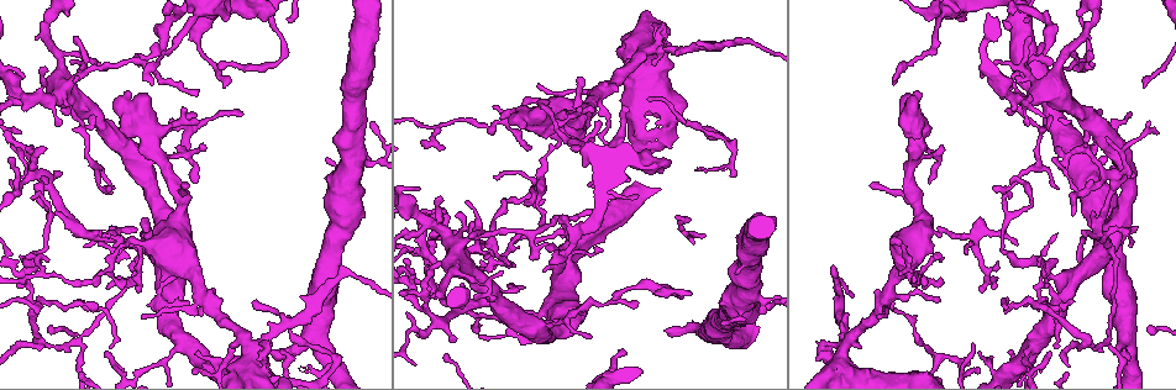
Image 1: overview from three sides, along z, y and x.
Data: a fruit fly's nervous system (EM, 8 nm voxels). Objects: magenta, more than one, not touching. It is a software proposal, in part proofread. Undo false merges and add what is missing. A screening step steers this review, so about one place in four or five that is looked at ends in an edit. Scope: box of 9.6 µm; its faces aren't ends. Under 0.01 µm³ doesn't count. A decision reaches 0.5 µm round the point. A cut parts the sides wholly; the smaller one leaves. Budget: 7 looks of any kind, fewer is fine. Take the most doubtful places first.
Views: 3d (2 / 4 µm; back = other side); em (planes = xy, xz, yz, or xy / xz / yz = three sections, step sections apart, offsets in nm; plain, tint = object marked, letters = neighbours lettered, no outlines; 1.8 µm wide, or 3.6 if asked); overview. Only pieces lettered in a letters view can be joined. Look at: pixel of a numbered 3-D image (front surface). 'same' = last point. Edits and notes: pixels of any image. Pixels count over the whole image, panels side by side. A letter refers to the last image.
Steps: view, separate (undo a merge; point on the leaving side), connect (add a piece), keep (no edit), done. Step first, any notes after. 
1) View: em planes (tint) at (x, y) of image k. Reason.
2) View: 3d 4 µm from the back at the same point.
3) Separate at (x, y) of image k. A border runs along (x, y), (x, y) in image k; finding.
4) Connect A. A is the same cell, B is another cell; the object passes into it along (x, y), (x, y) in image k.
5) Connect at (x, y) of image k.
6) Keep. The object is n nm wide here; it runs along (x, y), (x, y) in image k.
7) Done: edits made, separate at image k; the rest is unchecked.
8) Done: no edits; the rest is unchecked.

View: 3d 4 µm at (253, 361) of image 1. Sudden change in width.

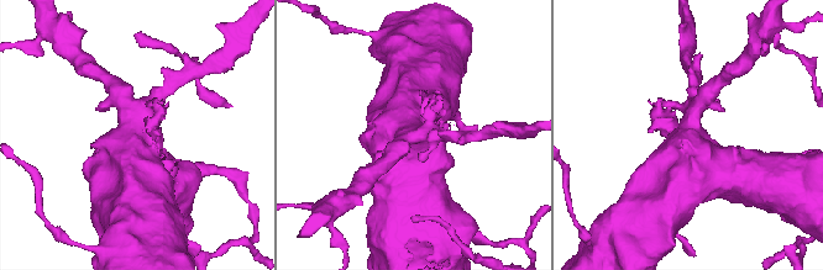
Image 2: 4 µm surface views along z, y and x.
View: em 3.6 µm planes (letters) at (421, 128) of image 2. Shape alone is not enough.

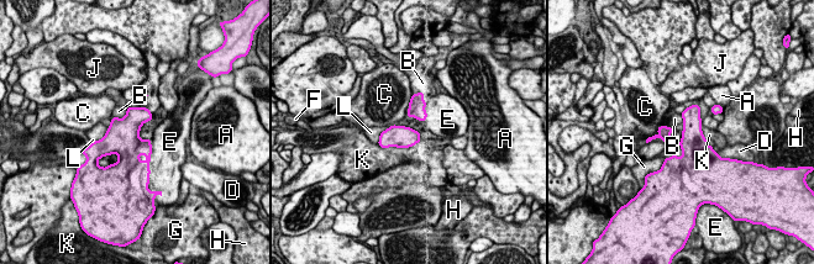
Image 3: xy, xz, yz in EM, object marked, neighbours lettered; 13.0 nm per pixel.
Keep. A, B, C, D, E, F, G, H, J, K and L are other cells; a border runs along (127, 107), (109, 126) in image 3; all the same neuron.

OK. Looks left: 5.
View: em 3.6 µm planes (letters) at (1102, 246) of image 1. Calibre changes.

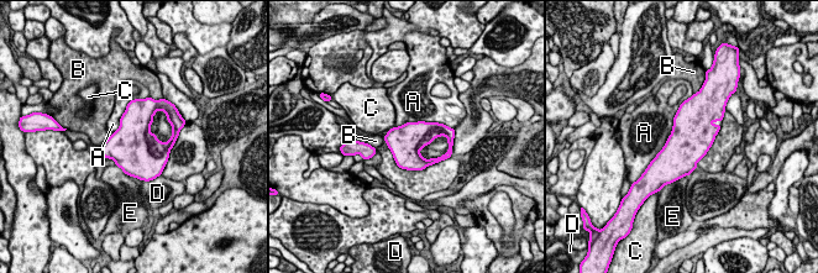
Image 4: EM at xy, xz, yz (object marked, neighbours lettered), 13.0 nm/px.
Keep. The longest contact is with A, 1050 nm; A, B, C, D and E are other cells; a border runs along (691, 96), (649, 163) in image 4; continuous, no second neuron.

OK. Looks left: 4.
View: em 3.6 µm xy step 8 (tint) at (217, 66) of image 1. Long arm stops here.

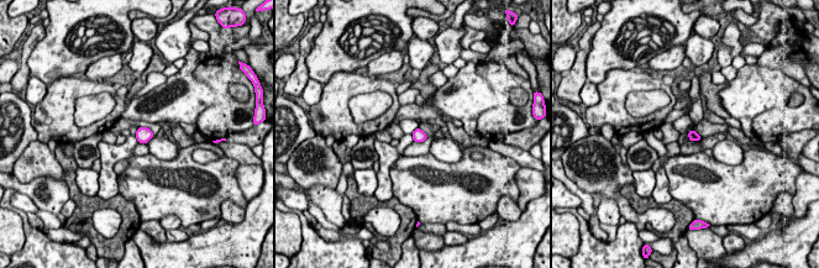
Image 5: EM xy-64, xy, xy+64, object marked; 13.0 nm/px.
View: em 3.6 µm planes (letters) at the same point. Cut it another way.

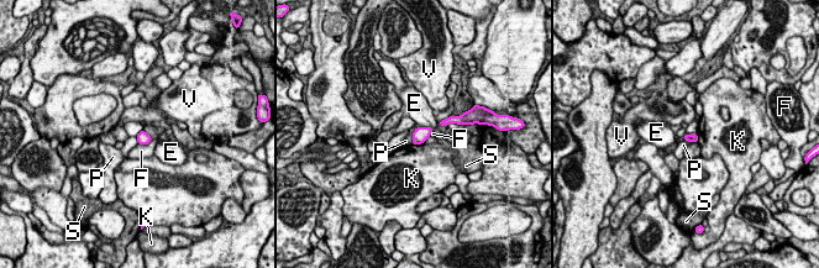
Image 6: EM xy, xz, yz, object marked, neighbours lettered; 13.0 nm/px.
Keep. E, F, K, P, S and V are other cells; a border runs along (411, 135), (413, 143) in image 6; no lettered piece goes on from it.

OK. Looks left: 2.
Done: no edits; the rest is unchecked.

